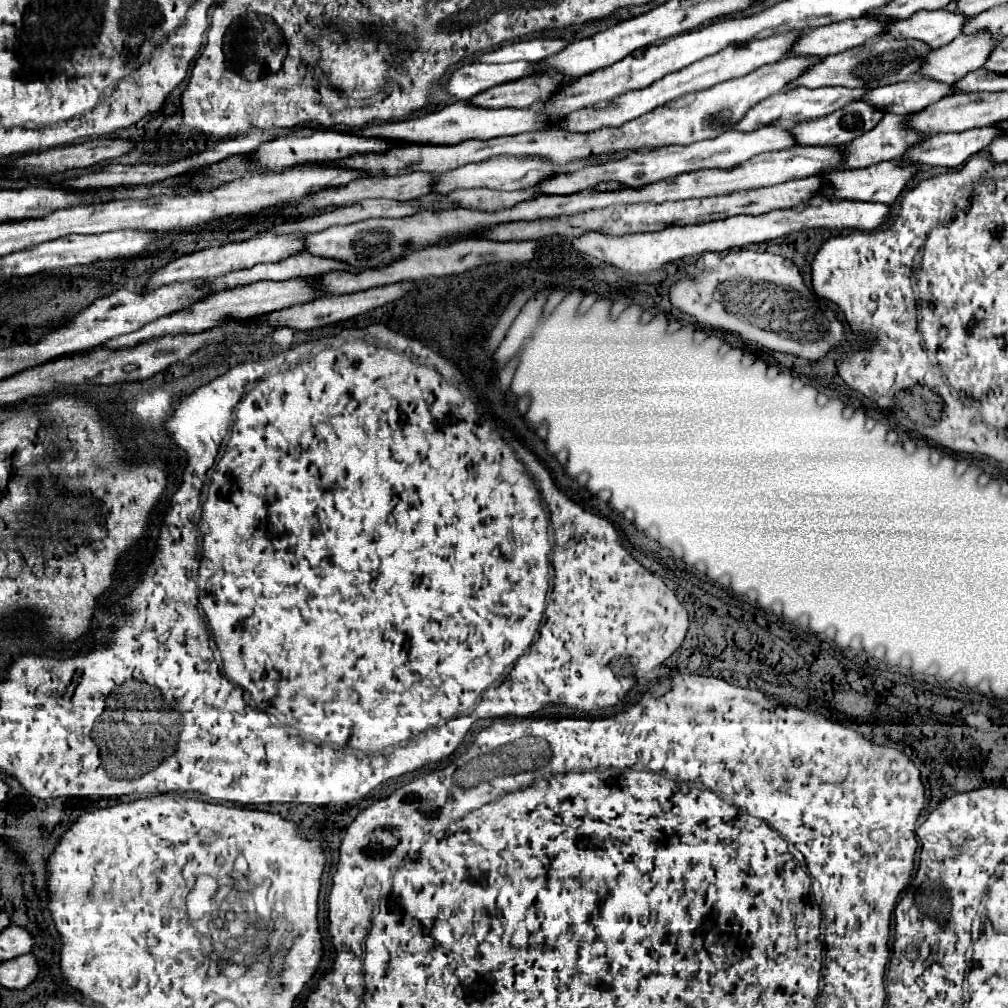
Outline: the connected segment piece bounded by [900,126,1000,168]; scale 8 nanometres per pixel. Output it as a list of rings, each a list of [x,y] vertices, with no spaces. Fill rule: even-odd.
[[[994,126],[974,128],[972,132],[956,132],[956,134],[940,134],[926,136],[916,146],[908,148],[902,156],[902,164],[926,164],[926,166],[944,166],[956,168],[964,164],[970,156],[984,150],[1000,132]]]

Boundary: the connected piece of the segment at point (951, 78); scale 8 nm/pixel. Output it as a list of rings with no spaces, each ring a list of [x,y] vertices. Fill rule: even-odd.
[[[956,36],[950,44],[930,50],[918,74],[942,84],[954,84],[960,76],[982,68],[988,52],[992,52],[990,36]]]

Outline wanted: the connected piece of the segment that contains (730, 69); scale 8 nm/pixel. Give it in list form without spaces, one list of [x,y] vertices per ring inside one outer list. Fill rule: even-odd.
[[[784,32],[780,36],[770,36],[768,40],[752,40],[752,44],[742,44],[740,48],[724,48],[724,52],[718,52],[716,56],[708,56],[708,58],[696,62],[696,64],[690,64],[688,68],[682,68],[680,72],[674,72],[672,76],[664,76],[662,80],[658,80],[656,84],[650,84],[648,88],[642,88],[642,90],[636,90],[636,92],[626,92],[624,96],[618,96],[608,106],[600,108],[600,112],[592,112],[592,106],[576,110],[576,112],[568,114],[568,120],[564,120],[564,124],[558,124],[558,128],[590,132],[592,128],[620,126],[620,124],[624,124],[628,120],[634,120],[634,118],[670,102],[670,100],[676,100],[676,98],[684,96],[684,94],[712,88],[720,82],[746,76],[748,72],[752,72],[754,68],[760,68],[764,64],[778,62],[780,56],[784,56],[784,48],[788,48],[788,44],[792,44],[792,40],[796,40],[796,36],[798,36],[798,32]]]

